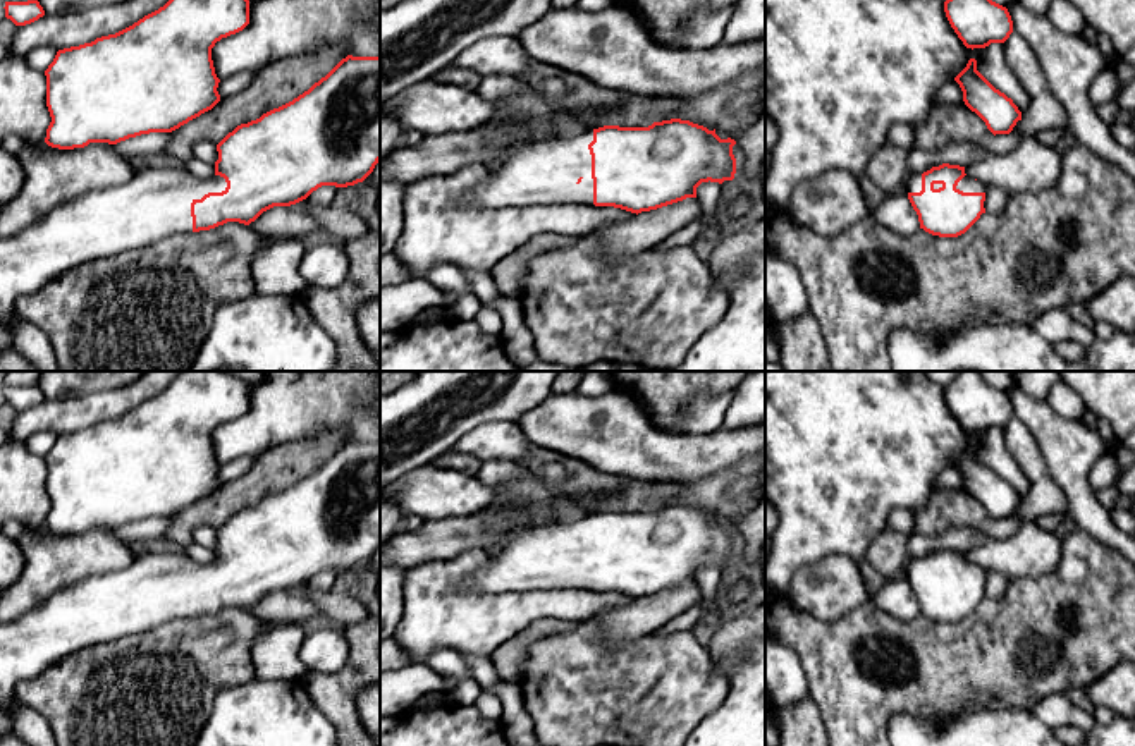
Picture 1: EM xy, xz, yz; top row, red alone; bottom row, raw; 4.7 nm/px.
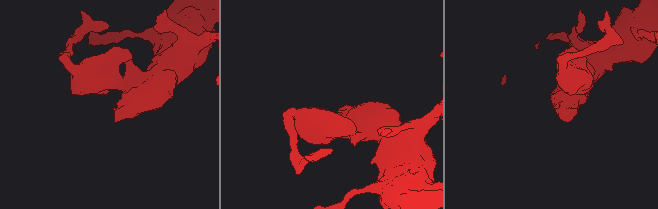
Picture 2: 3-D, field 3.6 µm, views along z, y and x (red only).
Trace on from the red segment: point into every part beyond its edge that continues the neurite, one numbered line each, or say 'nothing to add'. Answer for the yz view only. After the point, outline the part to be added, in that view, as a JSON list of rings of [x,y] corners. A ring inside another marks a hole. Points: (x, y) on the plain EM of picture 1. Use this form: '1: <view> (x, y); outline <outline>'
1: yz (967, 569); outline [[[965,560],[956,574],[963,576],[963,578],[985,578],[985,569],[975,566],[973,562],[970,560]]]

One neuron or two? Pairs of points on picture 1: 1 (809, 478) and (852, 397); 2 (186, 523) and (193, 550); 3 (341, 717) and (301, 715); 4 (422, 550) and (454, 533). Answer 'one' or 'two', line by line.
1: one
2: two
3: two
4: one

